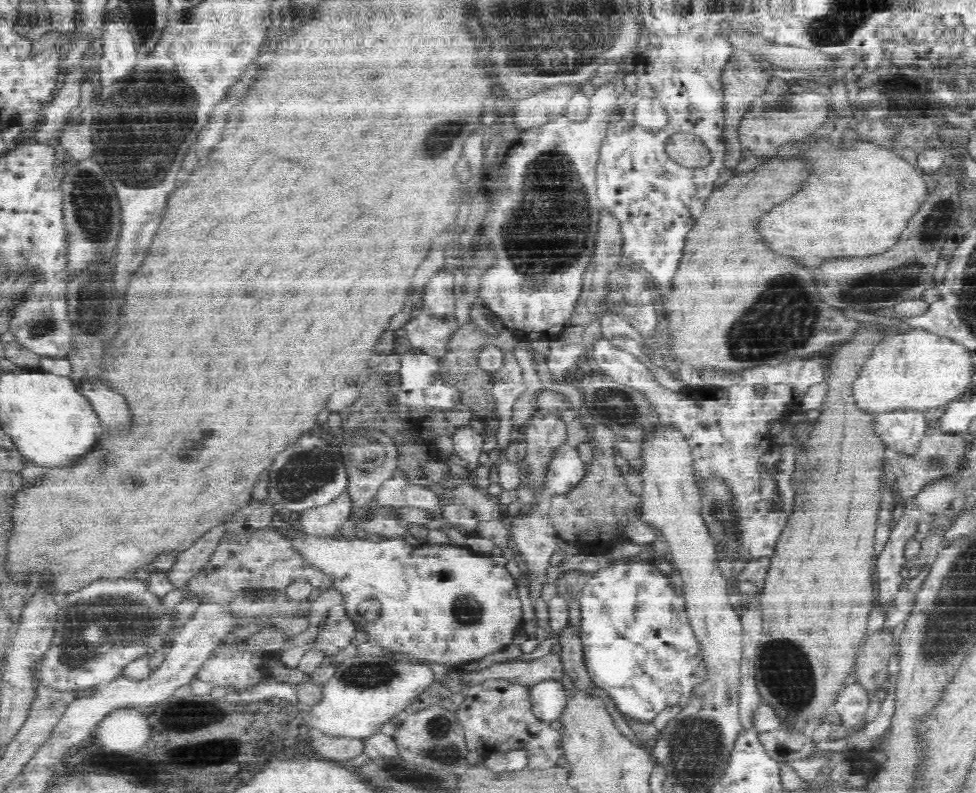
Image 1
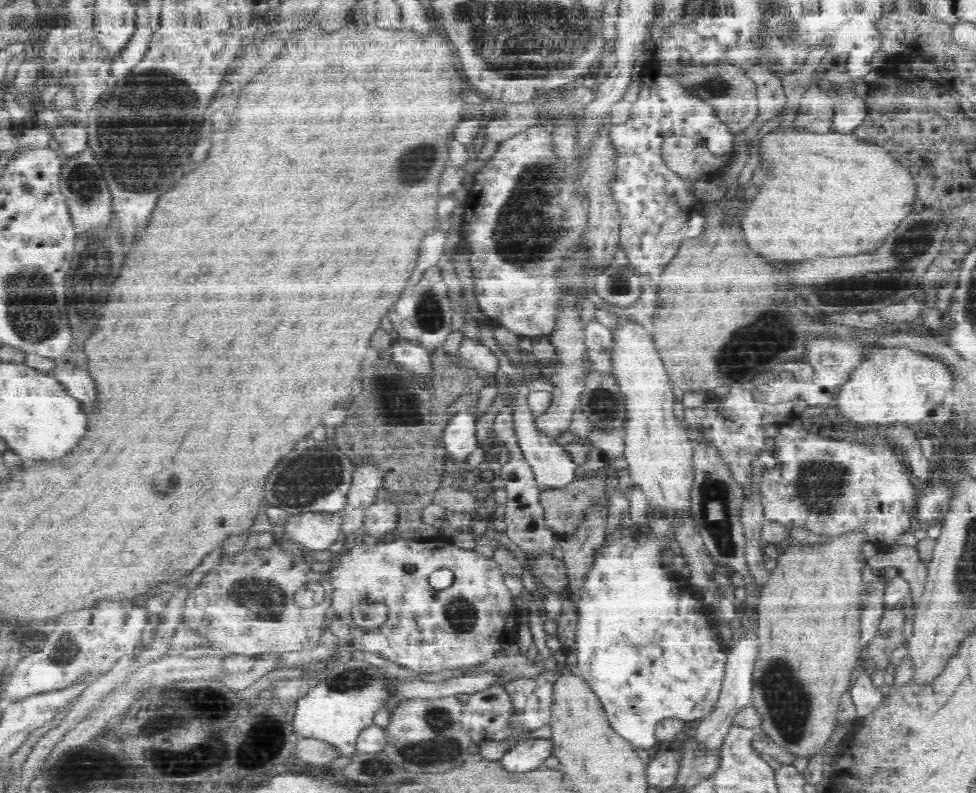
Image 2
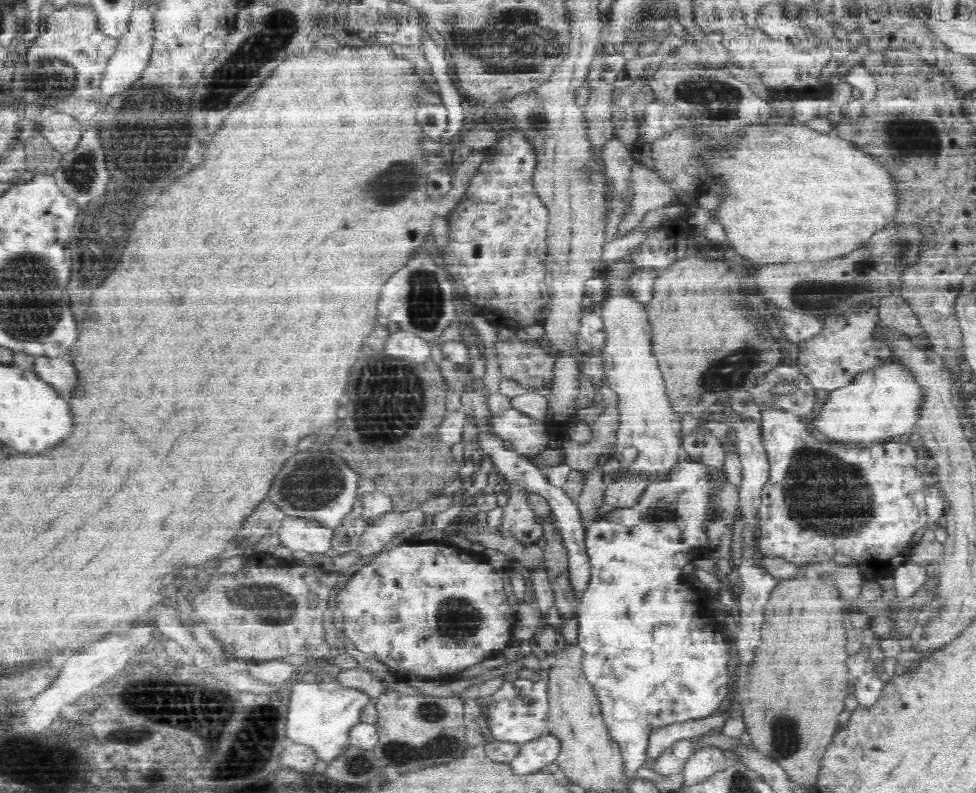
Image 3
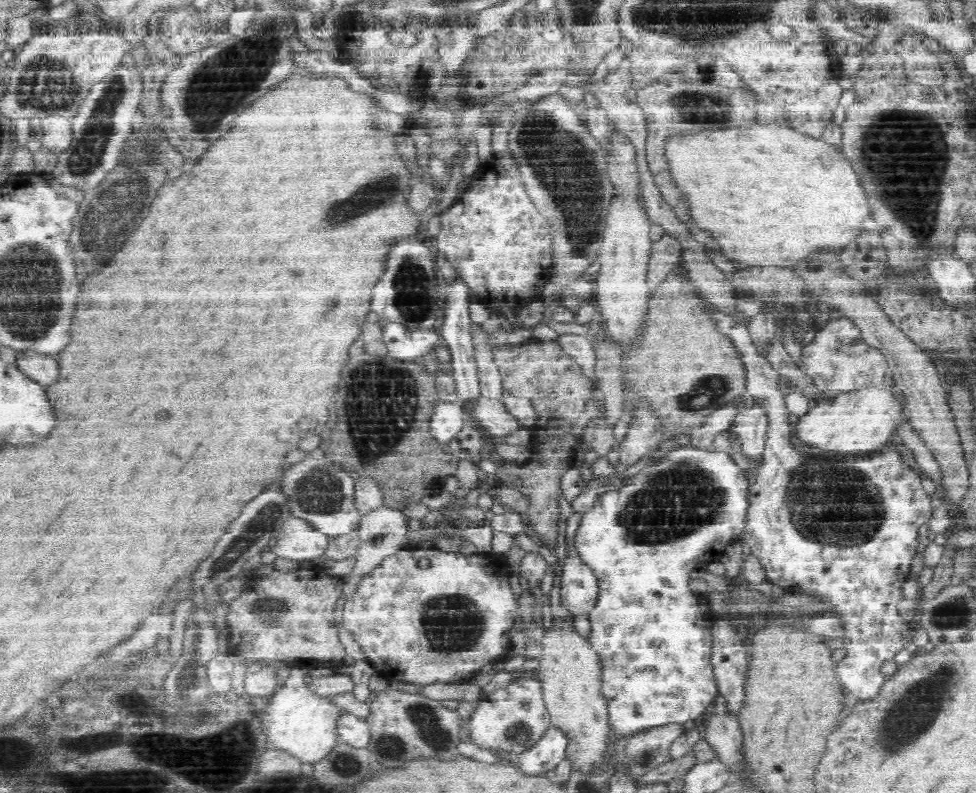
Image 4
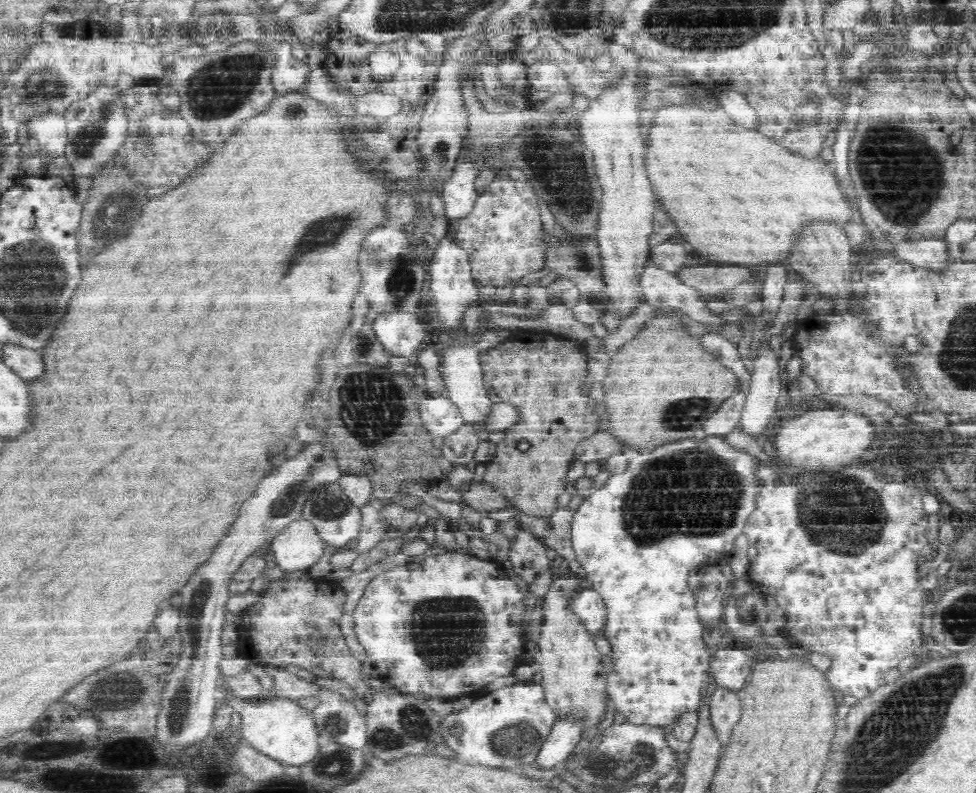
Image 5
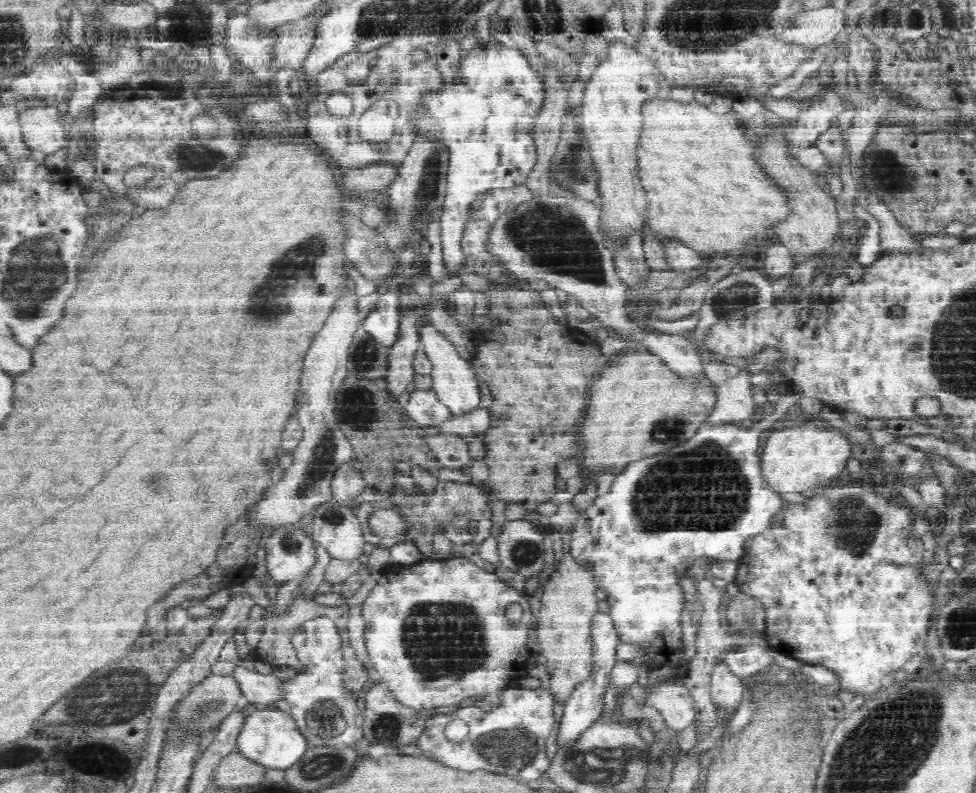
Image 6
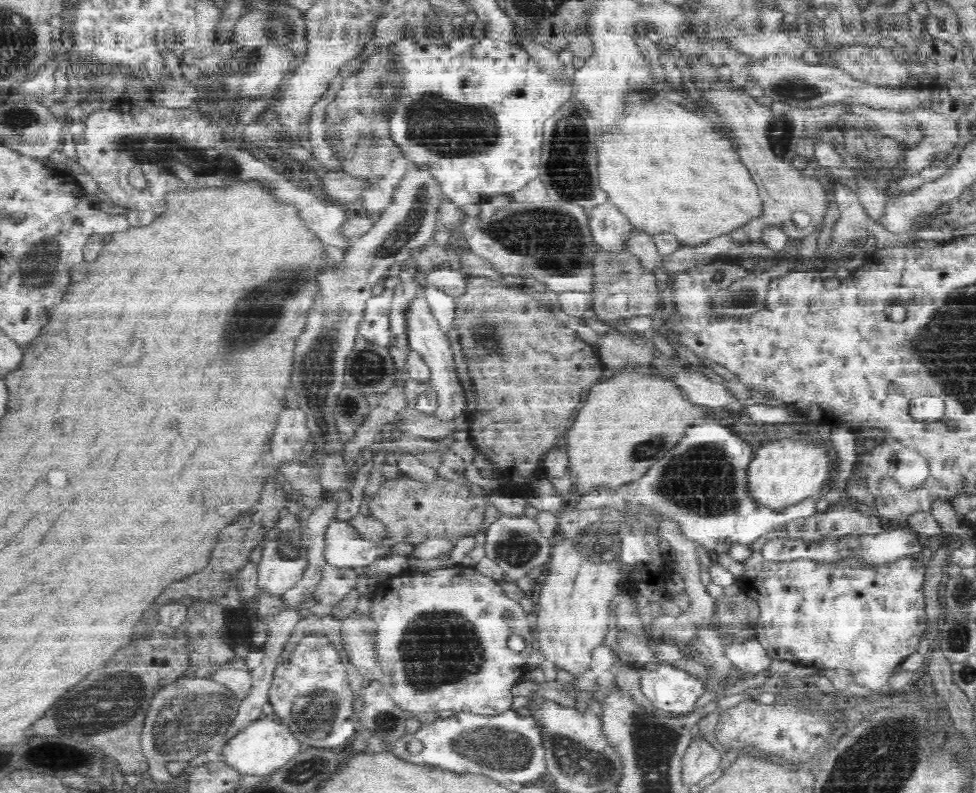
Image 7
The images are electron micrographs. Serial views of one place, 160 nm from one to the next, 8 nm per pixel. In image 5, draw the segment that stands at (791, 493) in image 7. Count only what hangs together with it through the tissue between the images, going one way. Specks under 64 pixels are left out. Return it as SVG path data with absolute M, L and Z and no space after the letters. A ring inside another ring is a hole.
M830 405L817 410L804 408L802 412L793 412L793 417L784 426L781 425L774 450L787 466L814 468L814 464L820 467L850 464L869 456L870 444L876 440L874 425L867 414L843 406Z

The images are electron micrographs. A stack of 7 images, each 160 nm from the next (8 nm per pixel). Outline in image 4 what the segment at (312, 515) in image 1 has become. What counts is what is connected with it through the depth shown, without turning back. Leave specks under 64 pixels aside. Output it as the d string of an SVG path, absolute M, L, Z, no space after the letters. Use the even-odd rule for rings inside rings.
M291 515L281 526L280 534L277 535L278 542L269 549L269 553L290 561L312 561L324 558L330 540L331 536L306 520Z

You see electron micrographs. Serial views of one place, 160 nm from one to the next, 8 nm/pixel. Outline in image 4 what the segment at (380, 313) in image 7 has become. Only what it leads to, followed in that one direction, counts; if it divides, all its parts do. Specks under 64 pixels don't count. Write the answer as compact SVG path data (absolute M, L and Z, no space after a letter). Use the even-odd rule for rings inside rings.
M396 323L387 324L383 334L388 354L404 361L420 360L442 344L442 338L434 331L410 332L404 325Z

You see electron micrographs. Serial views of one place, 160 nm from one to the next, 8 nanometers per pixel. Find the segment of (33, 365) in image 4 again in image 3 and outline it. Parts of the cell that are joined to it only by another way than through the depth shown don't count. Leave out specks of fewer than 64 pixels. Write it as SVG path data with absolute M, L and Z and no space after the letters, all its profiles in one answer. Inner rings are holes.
M37 357L33 371L40 375L46 382L56 386L62 394L72 394L78 384L78 372L75 364L67 358Z

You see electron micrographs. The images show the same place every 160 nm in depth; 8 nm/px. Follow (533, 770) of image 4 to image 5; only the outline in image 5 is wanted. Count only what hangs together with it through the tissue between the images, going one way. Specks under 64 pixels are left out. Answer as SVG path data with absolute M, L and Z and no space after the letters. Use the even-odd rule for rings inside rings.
M557 719L534 758L537 767L546 770L566 761L580 741L581 734L582 725L576 719Z

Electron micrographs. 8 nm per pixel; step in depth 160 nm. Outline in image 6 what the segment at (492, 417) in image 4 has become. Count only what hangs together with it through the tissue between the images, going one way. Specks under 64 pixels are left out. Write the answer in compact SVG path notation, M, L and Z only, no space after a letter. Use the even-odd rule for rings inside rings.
M430 323L421 328L419 340L423 342L424 352L432 361L433 369L431 372L433 378L433 390L437 392L439 399L450 407L453 416L468 414L478 408L480 404L480 382L477 379L475 368L472 361L468 358L462 358L456 347L448 342L444 335L431 327Z

